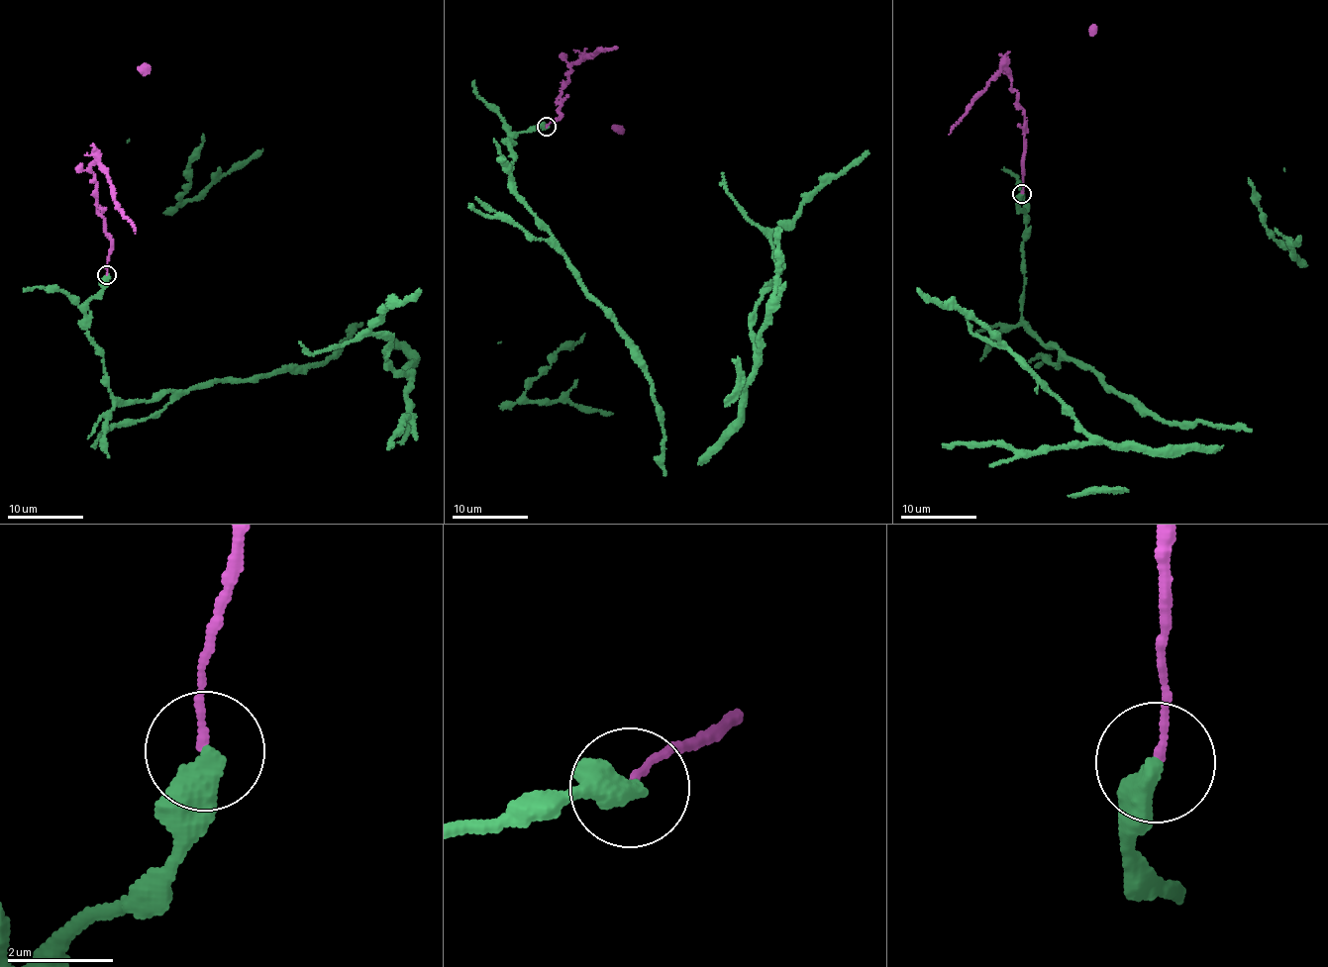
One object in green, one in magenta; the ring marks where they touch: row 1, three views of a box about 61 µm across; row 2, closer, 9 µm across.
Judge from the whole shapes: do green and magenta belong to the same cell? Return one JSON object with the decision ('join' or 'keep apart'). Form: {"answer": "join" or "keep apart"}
{"answer": "keep apart"}

